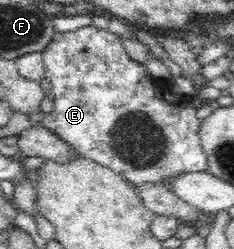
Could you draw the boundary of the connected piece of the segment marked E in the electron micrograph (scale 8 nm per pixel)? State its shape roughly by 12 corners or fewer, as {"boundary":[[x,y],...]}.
{"boundary":[[94,25],[42,52],[40,126],[133,187],[207,172],[192,98]]}

